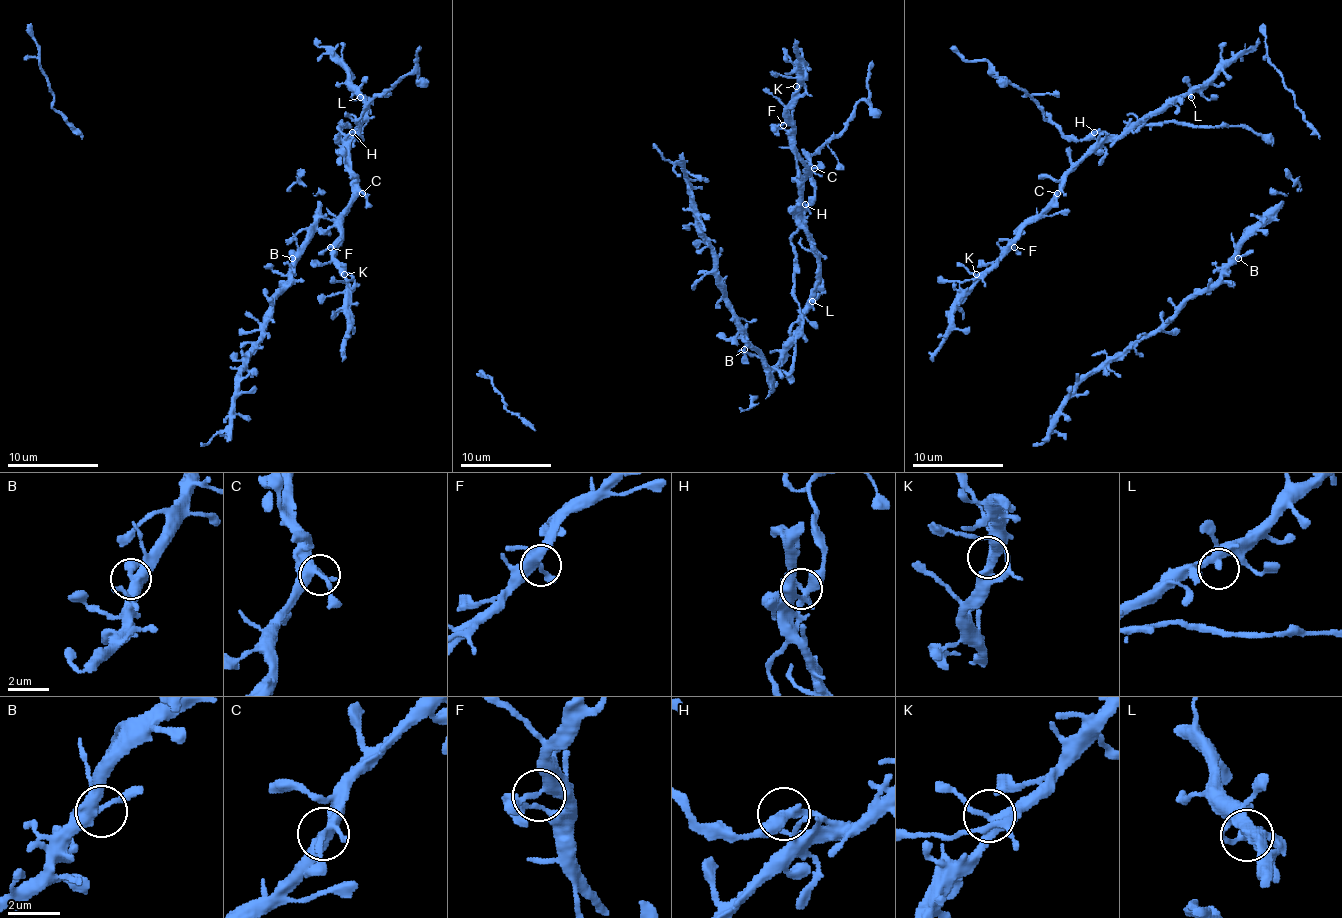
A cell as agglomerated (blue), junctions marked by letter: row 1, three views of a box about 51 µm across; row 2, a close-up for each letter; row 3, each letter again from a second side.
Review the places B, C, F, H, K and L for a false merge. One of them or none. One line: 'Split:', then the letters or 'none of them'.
Split: H

